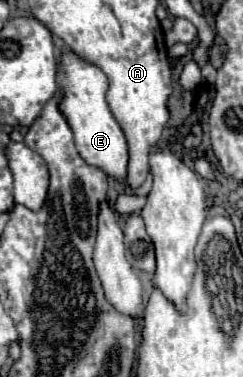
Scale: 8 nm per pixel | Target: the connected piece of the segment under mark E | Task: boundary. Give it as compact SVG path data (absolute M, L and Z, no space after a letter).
M62 54L62 72L56 80L64 94L60 108L74 132L80 156L88 164L106 172L110 178L124 182L128 176L128 142L104 98L108 90L106 74L98 66L78 58L76 54Z

